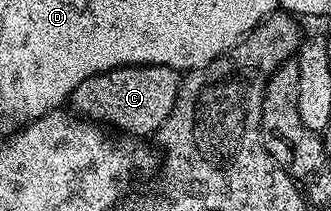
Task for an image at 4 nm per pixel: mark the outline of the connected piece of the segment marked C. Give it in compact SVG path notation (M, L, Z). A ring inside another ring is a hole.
M132 64L87 78L73 91L71 108L76 115L102 126L112 126L118 133L134 138L152 137L171 114L180 89L181 77L169 72L169 66Z

